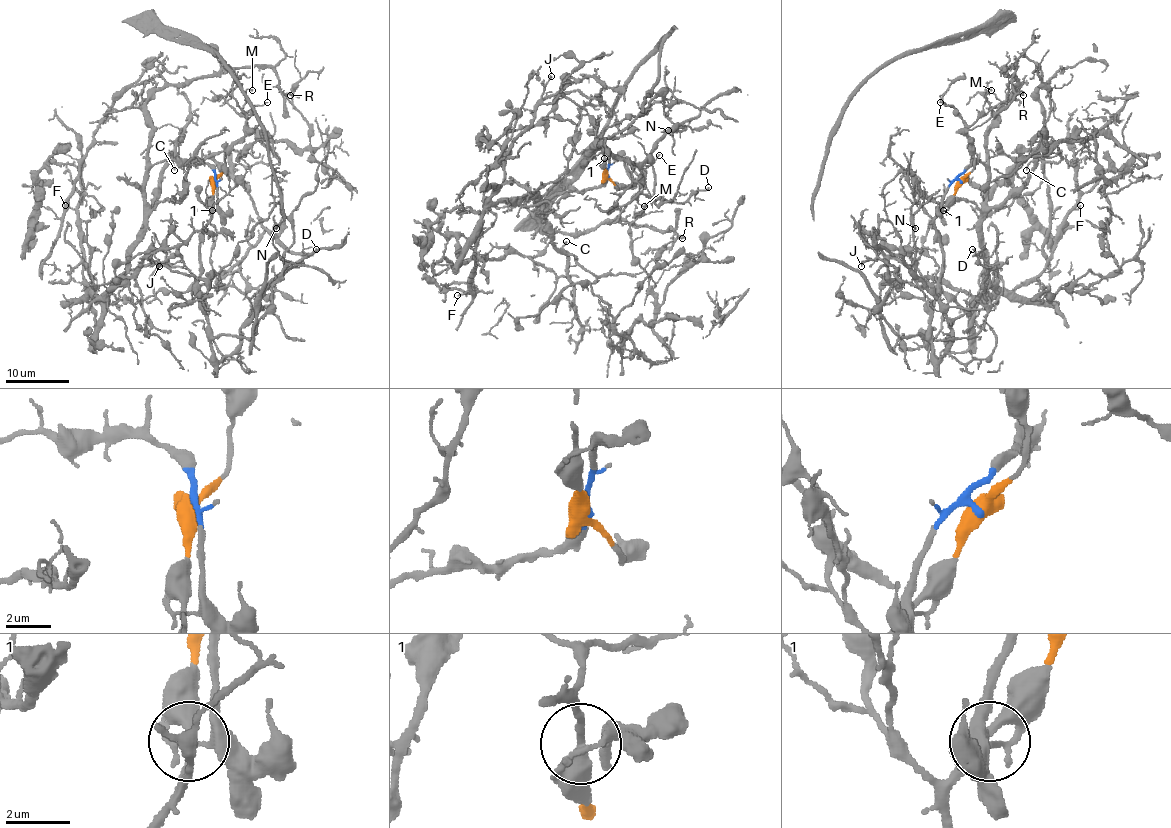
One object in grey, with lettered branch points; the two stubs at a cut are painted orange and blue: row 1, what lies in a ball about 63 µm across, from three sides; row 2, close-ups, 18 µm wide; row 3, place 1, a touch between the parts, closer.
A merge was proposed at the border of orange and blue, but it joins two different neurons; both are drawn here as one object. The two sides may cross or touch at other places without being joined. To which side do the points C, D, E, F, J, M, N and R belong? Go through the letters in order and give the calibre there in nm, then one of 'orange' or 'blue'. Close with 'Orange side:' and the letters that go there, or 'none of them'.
C: calibre 120 nm; blue
D: calibre 150 nm; orange
E: calibre 90 nm; orange
F: calibre 110 nm; blue
J: calibre 140 nm; blue
M: calibre 110 nm; orange
N: calibre 130 nm; orange
R: calibre 140 nm; blue
Orange side: D, E, M, N

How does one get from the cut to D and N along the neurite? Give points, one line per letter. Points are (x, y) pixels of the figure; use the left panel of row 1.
D: (215, 181), (199, 254), (198, 295), (207, 340), (218, 360), (241, 341), (250, 300), (317, 249)
N: (215, 181), (198, 295), (218, 360), (241, 341), (256, 299), (283, 270), (293, 224), (283, 218), (275, 229)

